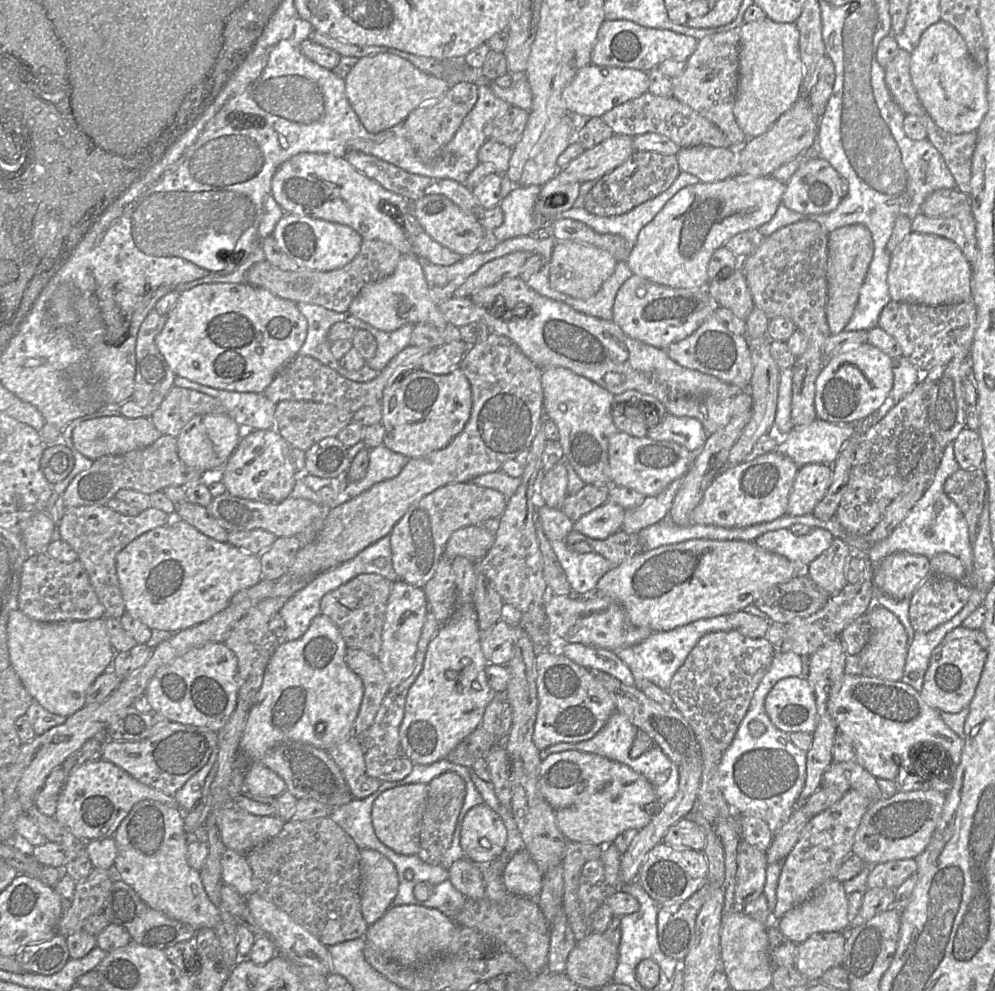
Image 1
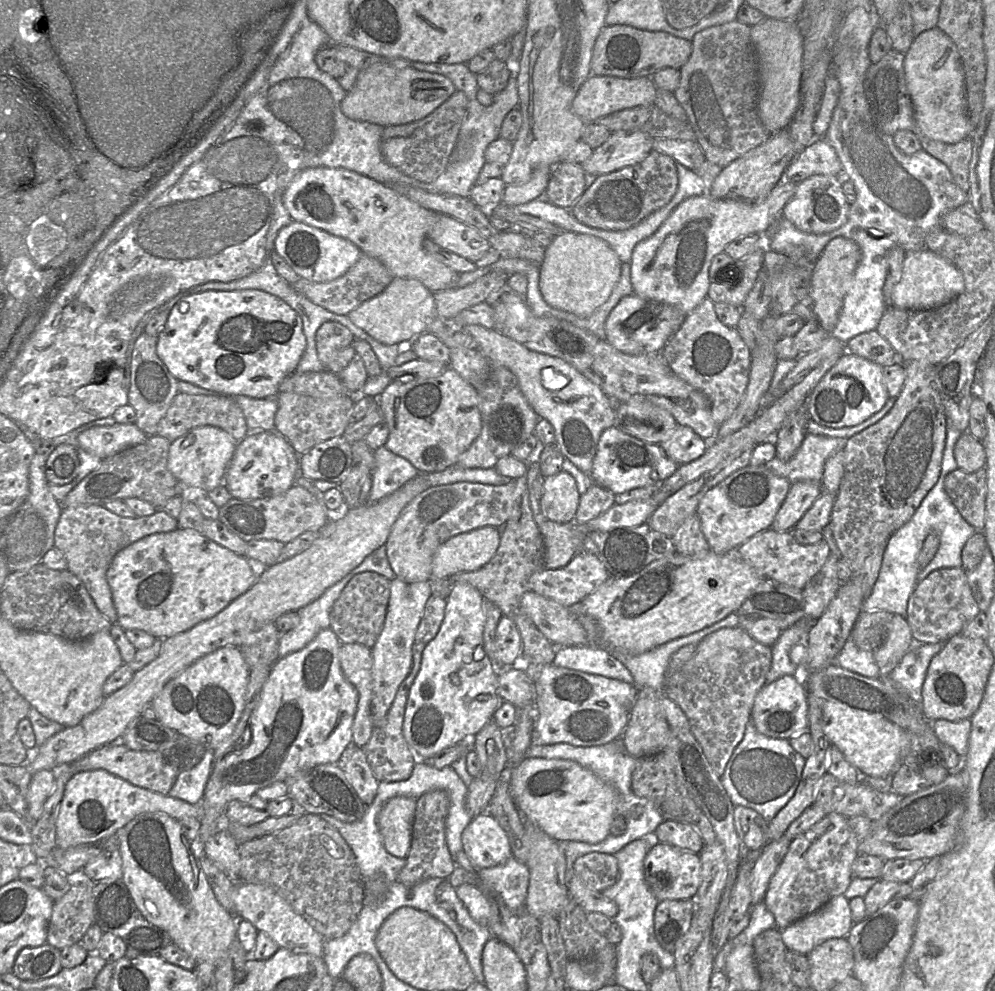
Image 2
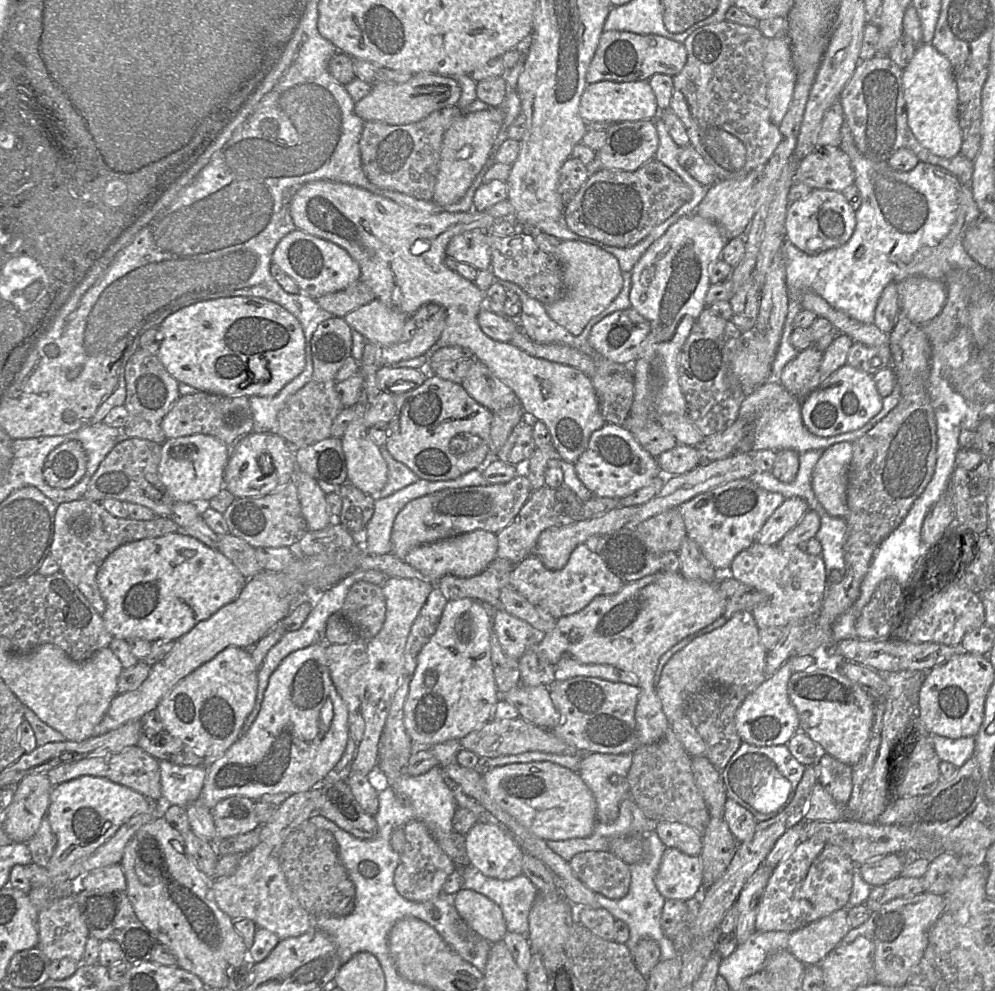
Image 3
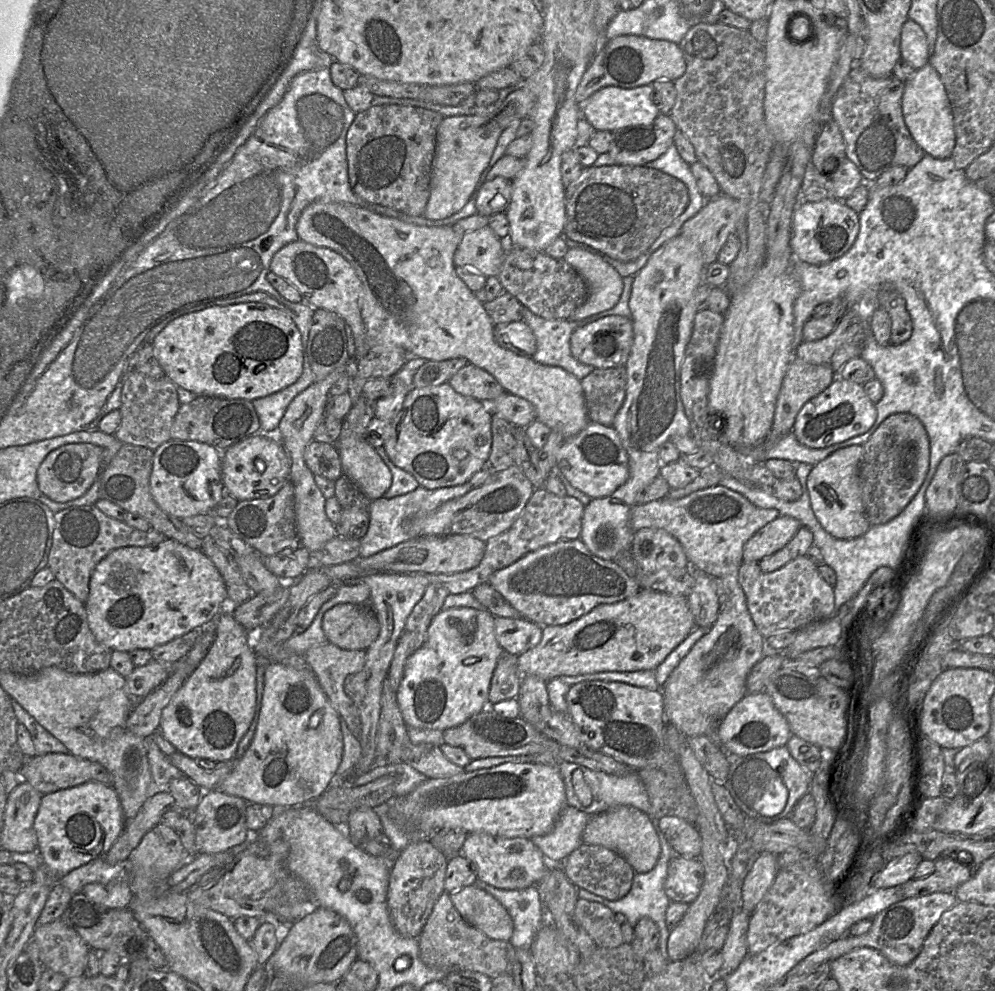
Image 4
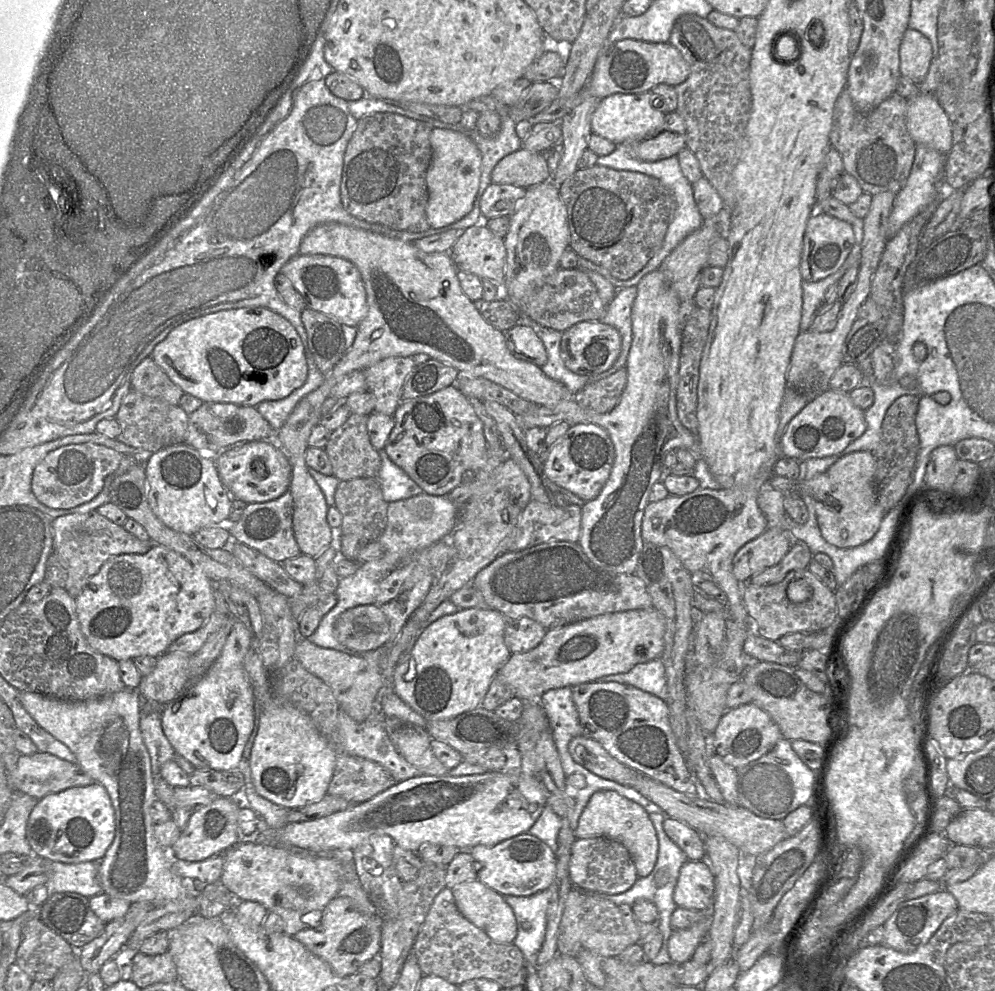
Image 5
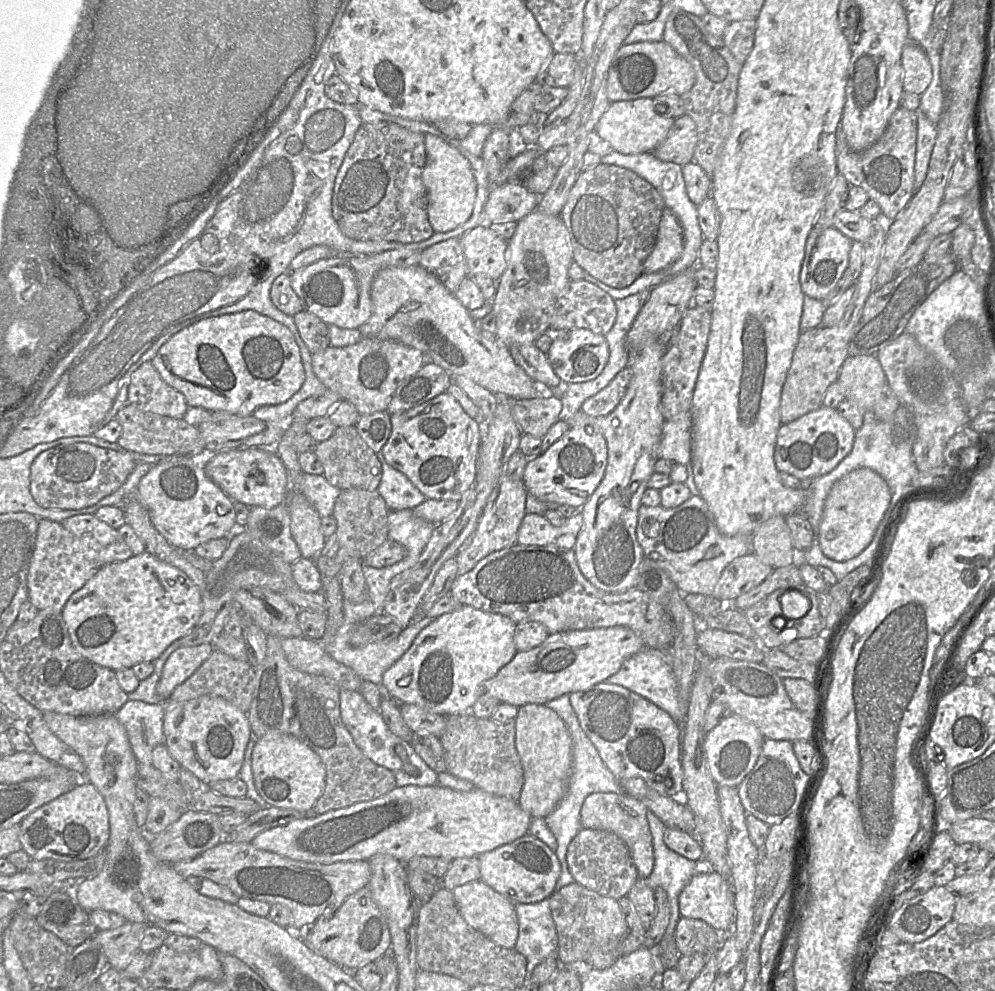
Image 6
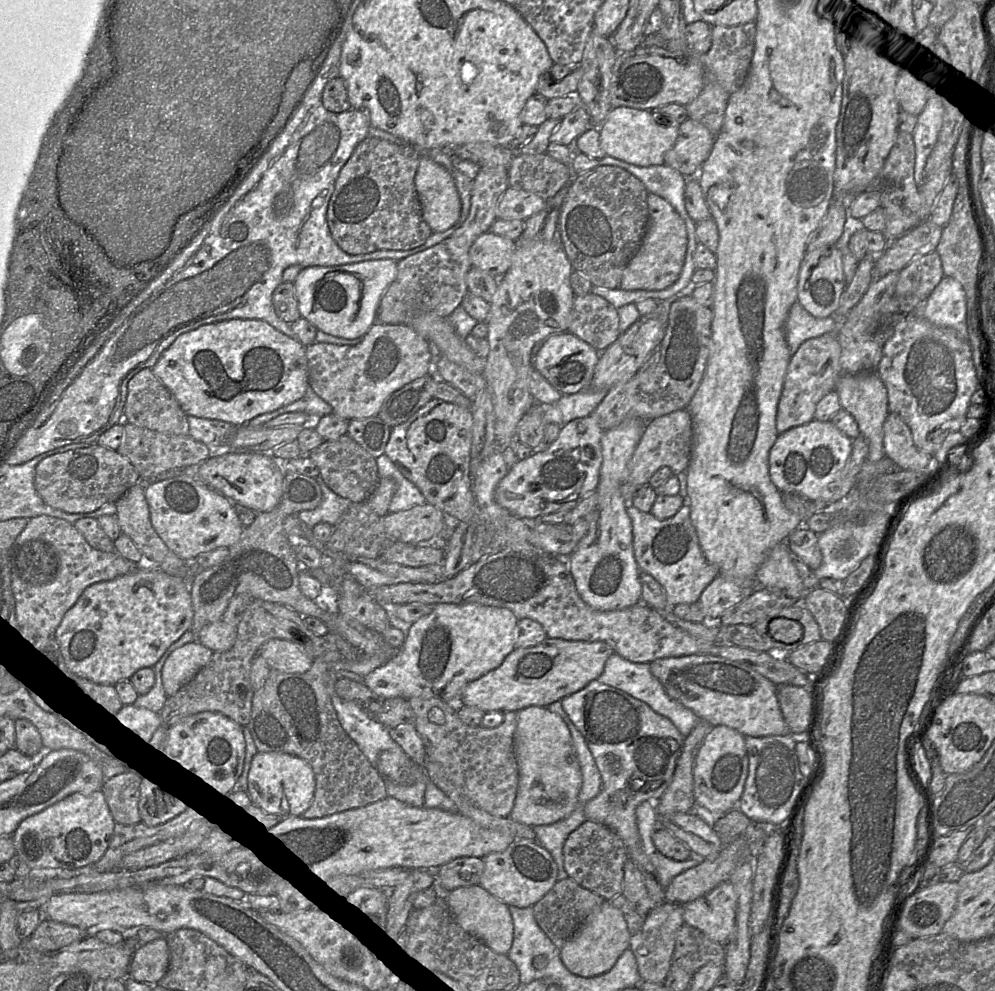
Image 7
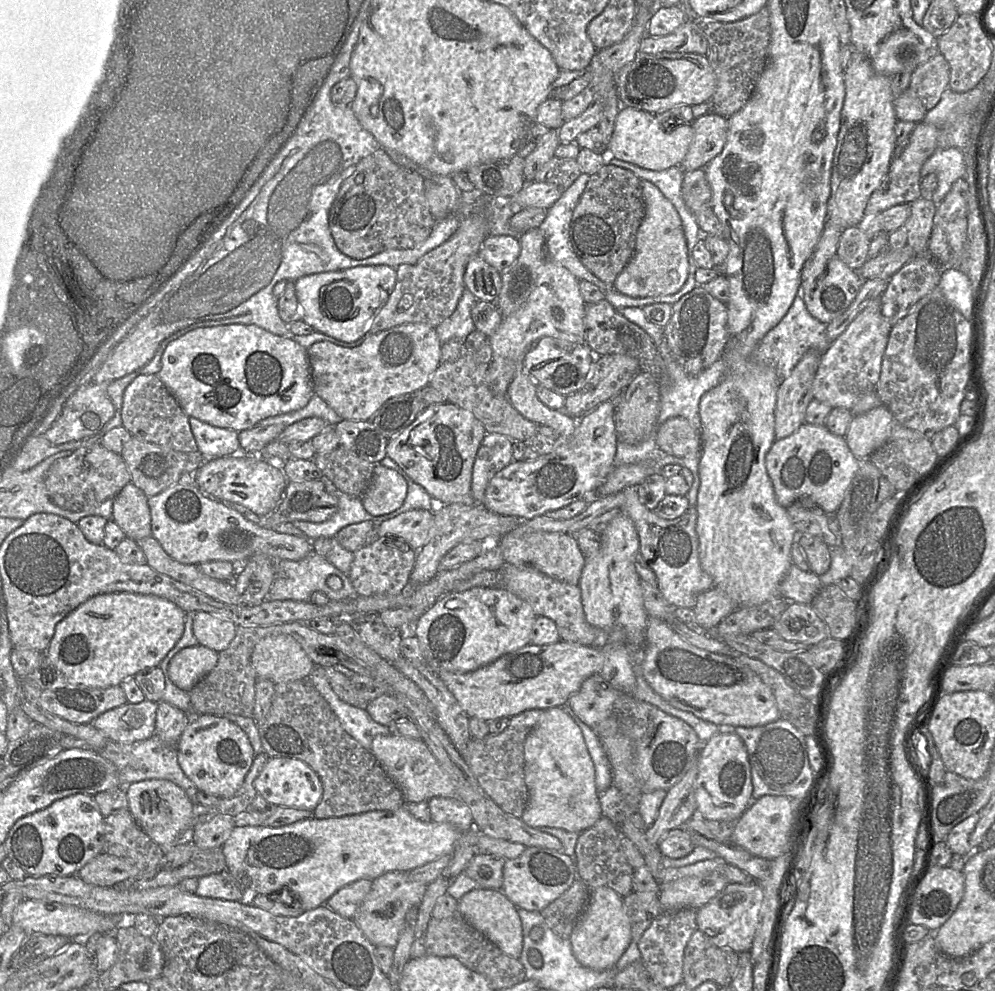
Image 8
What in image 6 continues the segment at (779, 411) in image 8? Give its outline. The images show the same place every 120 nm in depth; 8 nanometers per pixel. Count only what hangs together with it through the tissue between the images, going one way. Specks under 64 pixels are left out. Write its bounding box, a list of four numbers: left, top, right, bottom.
[780,213,891,424]

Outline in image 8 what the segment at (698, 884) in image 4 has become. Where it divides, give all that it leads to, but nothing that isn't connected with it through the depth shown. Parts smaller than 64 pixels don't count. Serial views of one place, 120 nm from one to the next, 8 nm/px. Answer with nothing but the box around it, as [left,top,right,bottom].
[696,881,763,953]

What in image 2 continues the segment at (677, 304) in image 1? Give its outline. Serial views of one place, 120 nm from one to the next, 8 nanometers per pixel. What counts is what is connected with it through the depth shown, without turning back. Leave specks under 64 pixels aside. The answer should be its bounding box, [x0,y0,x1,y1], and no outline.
[605,293,685,355]

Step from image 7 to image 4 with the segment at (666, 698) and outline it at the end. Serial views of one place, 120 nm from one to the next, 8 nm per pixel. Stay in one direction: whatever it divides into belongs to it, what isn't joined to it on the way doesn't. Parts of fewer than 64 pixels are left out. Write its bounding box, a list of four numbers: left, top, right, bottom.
[559,670,661,691]

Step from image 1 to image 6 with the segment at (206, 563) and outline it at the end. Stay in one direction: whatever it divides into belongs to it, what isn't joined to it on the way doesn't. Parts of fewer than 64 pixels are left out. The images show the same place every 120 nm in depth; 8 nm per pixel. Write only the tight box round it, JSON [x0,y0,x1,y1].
[61,551,202,671]

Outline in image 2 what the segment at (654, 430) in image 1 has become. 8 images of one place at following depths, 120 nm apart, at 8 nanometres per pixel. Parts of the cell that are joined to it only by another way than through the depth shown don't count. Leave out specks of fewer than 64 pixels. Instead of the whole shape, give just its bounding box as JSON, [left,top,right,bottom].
[659,424,708,466]

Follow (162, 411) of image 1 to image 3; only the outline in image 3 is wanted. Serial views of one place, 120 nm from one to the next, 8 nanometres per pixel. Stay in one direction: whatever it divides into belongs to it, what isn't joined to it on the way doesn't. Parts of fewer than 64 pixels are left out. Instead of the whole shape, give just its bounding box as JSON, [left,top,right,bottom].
[161,392,253,446]

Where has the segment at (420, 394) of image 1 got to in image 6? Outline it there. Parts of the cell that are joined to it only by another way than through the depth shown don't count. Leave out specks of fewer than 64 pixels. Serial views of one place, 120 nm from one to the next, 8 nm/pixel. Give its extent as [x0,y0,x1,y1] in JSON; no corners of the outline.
[380,391,484,502]

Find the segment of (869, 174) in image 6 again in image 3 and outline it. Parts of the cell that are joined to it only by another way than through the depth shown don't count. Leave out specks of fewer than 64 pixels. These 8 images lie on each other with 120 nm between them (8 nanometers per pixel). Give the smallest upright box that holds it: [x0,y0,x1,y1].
[839,54,973,185]

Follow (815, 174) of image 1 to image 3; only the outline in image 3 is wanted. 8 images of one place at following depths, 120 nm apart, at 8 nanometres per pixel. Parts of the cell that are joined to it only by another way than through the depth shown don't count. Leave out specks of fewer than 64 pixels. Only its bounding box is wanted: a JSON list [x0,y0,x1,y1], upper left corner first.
[785,189,856,254]

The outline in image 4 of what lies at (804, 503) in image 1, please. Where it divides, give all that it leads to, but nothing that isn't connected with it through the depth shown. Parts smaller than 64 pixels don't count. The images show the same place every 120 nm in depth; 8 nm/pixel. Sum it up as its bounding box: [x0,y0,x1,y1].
[743,516,801,562]

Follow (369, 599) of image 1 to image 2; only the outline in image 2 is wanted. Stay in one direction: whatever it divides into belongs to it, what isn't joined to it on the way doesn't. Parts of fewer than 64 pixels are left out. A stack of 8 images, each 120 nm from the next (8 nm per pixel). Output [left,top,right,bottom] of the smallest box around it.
[330,572,390,648]

